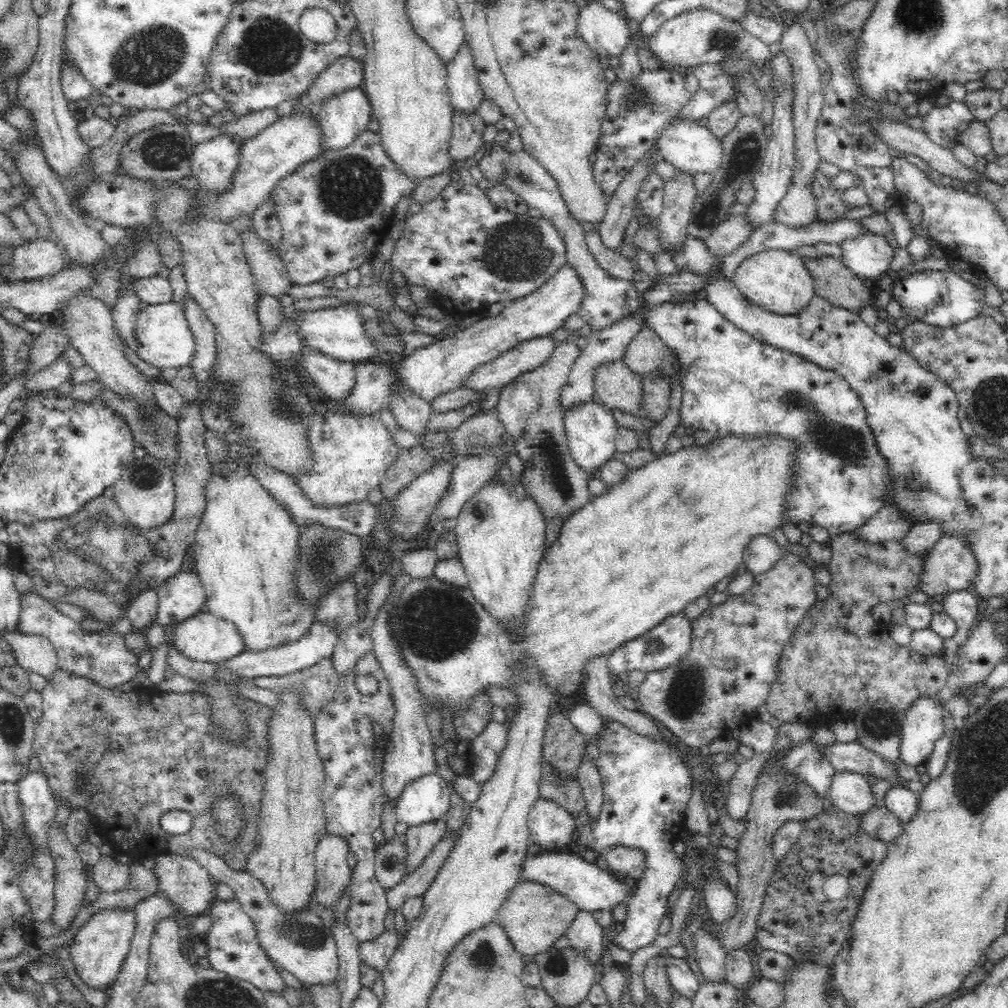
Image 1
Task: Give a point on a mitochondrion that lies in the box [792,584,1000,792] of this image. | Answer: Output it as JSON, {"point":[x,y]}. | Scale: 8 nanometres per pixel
{"point":[878,723]}

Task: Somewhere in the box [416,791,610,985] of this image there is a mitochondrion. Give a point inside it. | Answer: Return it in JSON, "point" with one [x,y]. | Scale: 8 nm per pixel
{"point":[485,959]}

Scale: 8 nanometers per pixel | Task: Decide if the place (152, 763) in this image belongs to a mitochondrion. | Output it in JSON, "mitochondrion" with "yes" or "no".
{"mitochondrion":"no"}

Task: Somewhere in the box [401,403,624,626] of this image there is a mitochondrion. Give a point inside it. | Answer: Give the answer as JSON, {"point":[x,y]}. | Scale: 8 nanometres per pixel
{"point":[545,450]}

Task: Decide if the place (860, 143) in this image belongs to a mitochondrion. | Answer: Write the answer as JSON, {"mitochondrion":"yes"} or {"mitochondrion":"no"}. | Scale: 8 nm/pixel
{"mitochondrion":"no"}

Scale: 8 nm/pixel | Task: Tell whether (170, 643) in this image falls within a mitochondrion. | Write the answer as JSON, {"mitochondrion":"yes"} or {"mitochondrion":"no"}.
{"mitochondrion":"no"}

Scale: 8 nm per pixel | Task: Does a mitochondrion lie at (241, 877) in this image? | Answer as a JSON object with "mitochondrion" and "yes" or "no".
{"mitochondrion":"no"}

